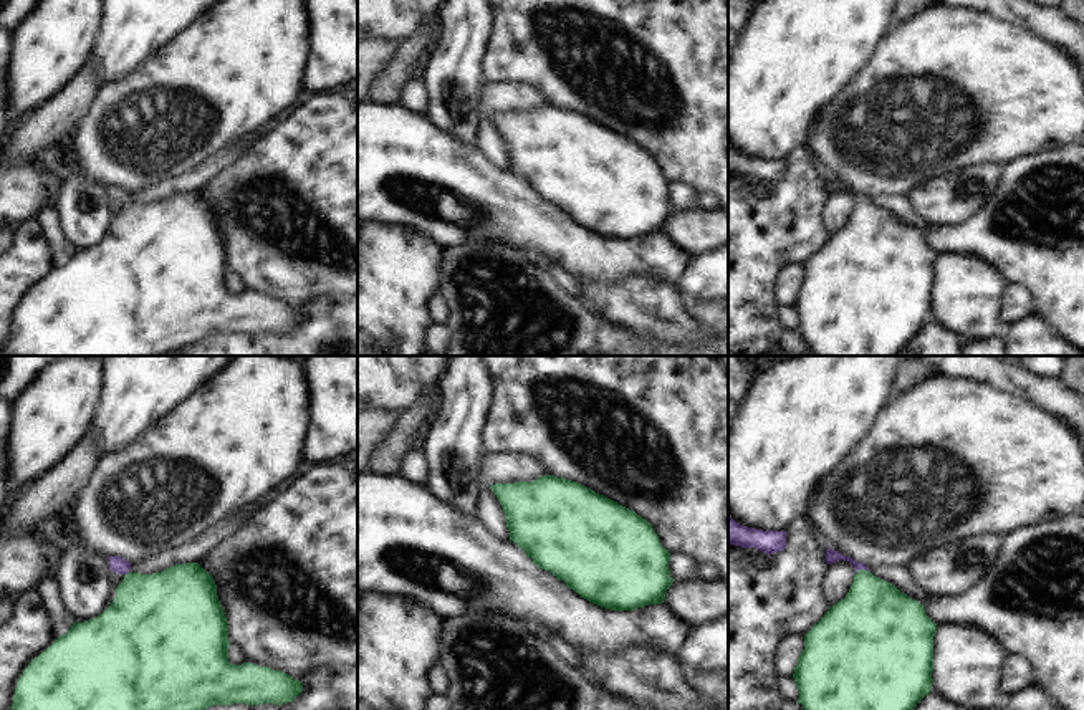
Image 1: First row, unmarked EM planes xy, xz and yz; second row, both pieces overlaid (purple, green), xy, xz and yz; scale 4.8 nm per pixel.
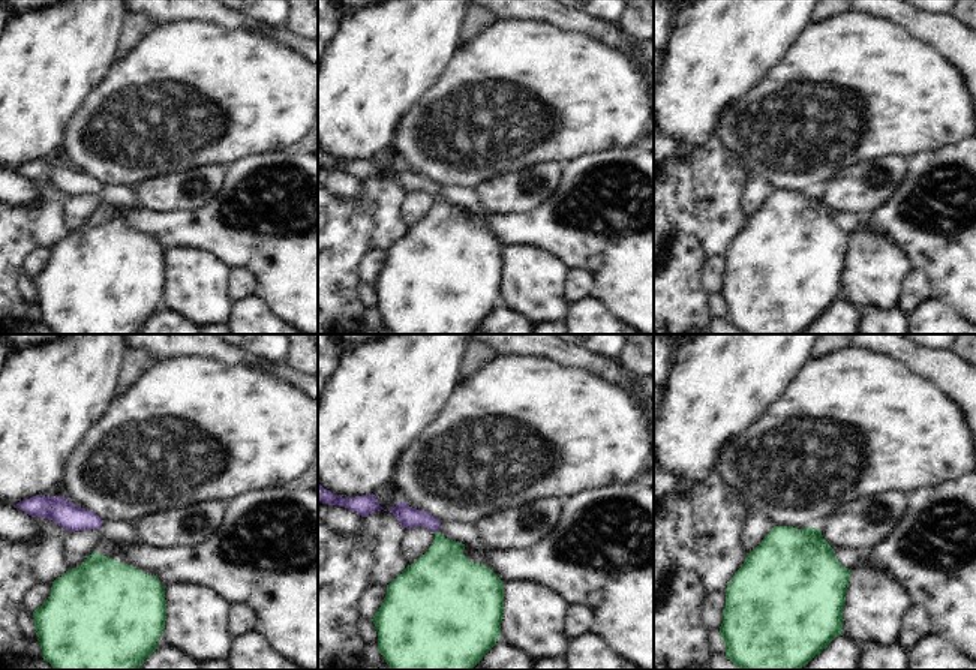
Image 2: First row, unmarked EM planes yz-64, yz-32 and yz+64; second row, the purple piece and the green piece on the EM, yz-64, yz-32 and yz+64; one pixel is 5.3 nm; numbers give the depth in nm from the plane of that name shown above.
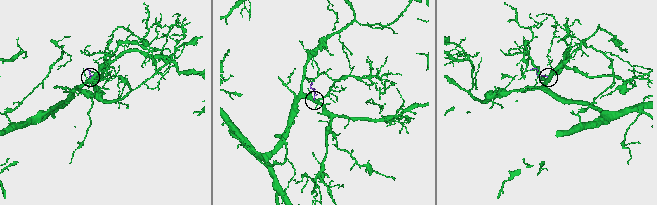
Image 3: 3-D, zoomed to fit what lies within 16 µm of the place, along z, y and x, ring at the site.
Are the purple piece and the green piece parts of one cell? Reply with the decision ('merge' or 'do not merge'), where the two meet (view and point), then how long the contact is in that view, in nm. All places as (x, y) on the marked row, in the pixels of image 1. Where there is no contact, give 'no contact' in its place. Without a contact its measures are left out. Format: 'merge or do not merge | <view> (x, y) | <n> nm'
merge | yz (863, 568) | 70 nm

